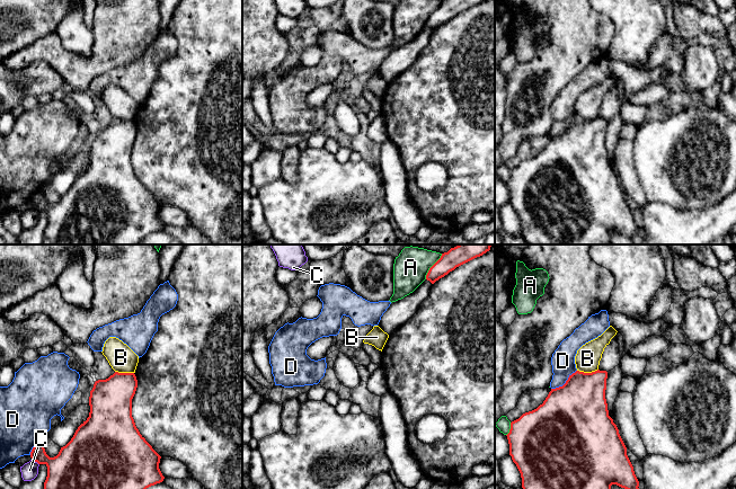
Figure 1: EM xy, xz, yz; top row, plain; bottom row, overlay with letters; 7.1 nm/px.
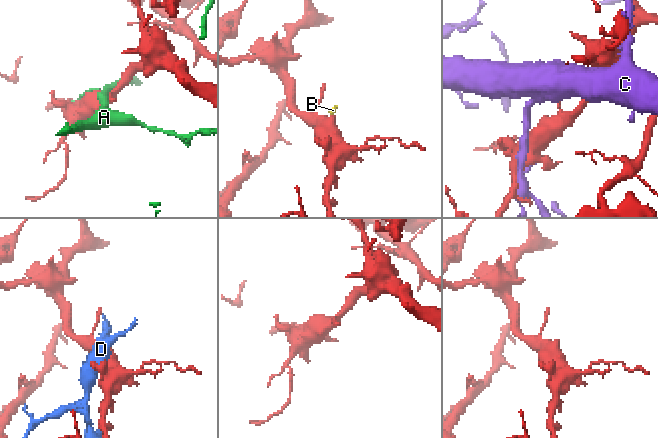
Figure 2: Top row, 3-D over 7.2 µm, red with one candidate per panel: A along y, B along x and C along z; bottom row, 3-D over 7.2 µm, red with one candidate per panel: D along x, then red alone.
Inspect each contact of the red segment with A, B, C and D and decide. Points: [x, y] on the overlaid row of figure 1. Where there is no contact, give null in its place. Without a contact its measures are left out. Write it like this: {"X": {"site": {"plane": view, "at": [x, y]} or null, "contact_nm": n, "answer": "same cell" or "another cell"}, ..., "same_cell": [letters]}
{"A": {"site": {"plane": "xz", "at": [432, 266]}, "contact_nm": 220, "answer": "another cell"}, "B": {"site": {"plane": "yz", "at": [587, 373]}, "contact_nm": 150, "answer": "another cell"}, "C": {"site": {"plane": "xy", "at": [35, 461]}, "contact_nm": 70, "answer": "another cell"}, "D": {"site": {"plane": "yz", "at": [565, 383]}, "contact_nm": 240, "answer": "another cell"}, "same_cell": []}

